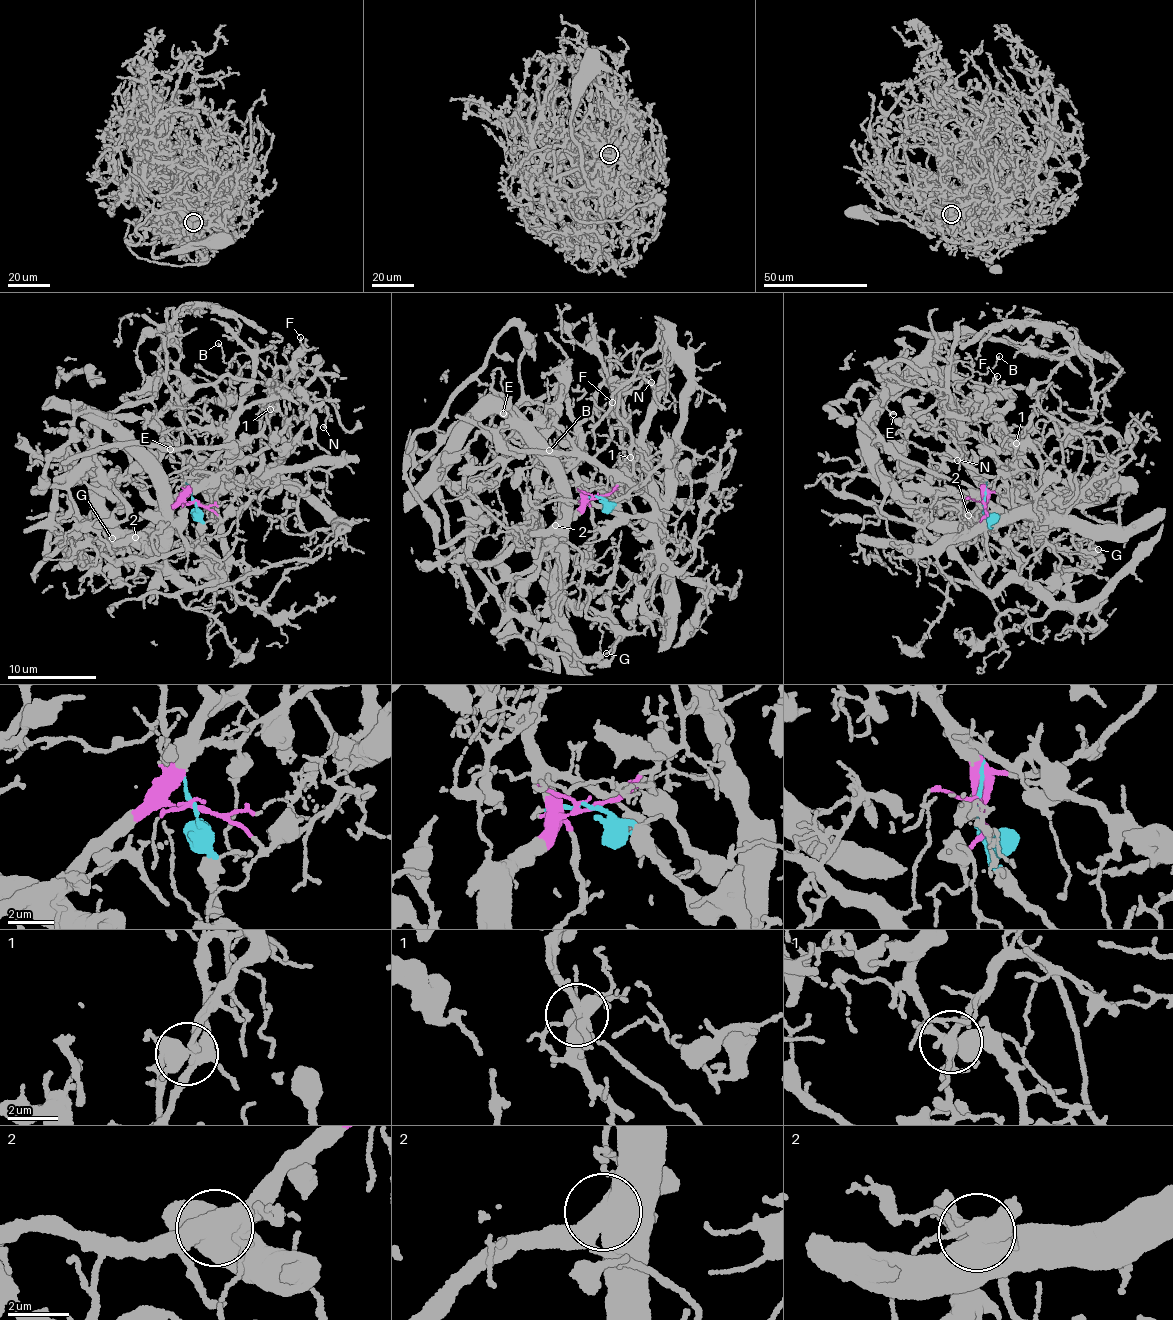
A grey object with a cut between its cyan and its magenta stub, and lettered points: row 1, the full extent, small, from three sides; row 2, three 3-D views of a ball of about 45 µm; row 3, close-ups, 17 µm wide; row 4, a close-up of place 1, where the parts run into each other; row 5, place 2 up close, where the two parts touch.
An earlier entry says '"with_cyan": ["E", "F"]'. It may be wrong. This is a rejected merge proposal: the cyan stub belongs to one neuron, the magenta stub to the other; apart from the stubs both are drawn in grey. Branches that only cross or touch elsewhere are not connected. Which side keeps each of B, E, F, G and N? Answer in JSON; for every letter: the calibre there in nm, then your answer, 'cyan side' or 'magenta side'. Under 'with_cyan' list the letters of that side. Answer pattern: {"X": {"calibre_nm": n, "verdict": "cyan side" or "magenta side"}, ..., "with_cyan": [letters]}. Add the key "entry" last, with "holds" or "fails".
{"B": {"calibre_nm": 110, "verdict": "magenta side"}, "E": {"calibre_nm": 140, "verdict": "magenta side"}, "F": {"calibre_nm": 110, "verdict": "cyan side"}, "G": {"calibre_nm": 100, "verdict": "magenta side"}, "N": {"calibre_nm": 120, "verdict": "magenta side"}, "with_cyan": ["F"], "entry": "fails"}

